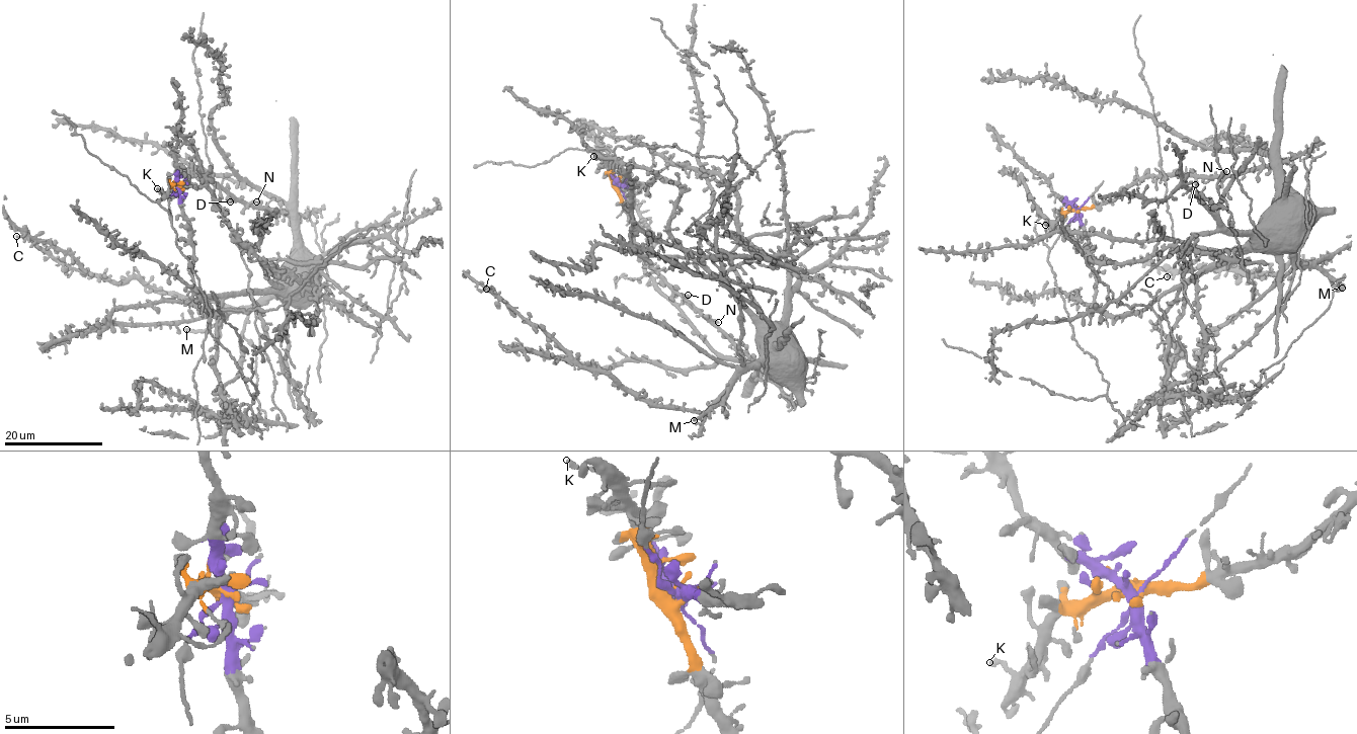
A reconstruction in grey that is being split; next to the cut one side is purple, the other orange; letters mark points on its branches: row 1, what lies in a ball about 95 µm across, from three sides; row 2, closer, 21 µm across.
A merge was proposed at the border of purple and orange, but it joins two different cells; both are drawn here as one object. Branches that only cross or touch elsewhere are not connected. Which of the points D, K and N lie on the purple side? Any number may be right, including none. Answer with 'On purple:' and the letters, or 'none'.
On purple: none

